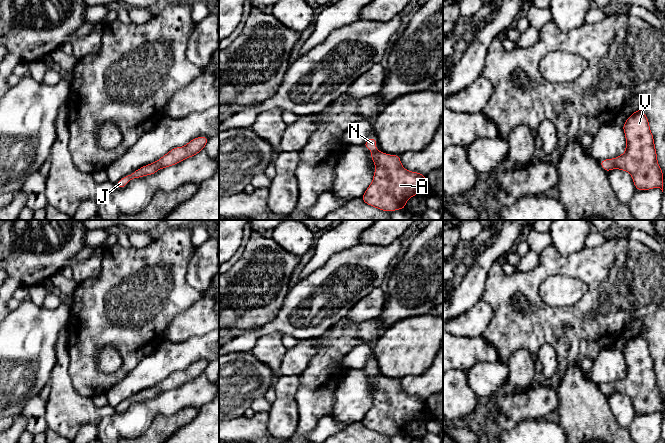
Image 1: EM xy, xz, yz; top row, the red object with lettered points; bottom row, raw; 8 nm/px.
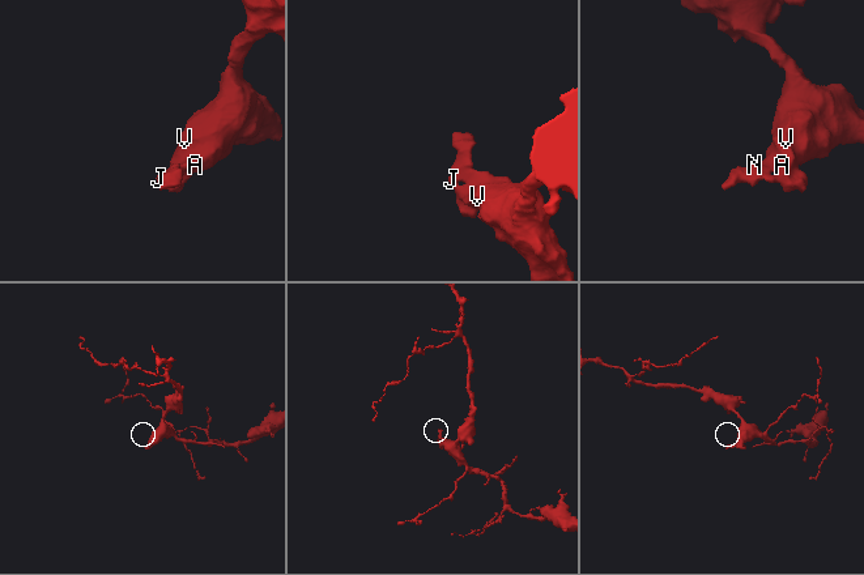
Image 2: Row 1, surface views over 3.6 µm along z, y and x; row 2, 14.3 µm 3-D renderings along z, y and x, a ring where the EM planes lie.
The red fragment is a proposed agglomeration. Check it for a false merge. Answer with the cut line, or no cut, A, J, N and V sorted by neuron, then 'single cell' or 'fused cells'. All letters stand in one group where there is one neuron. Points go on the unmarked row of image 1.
no cut; A J N V; single cell

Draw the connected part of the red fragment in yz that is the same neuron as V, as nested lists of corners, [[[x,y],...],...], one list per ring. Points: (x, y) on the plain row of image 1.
[[[641,330],[622,351],[626,362],[625,376],[616,382],[601,384],[601,391],[606,397],[614,392],[629,396],[637,414],[660,412],[663,416],[663,394],[658,389],[654,361]]]

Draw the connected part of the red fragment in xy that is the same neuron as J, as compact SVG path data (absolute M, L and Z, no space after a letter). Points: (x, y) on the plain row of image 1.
M200 360L192 363L183 371L176 371L171 373L159 384L139 392L130 399L122 401L116 407L116 411L124 412L131 403L155 398L159 393L170 391L182 386L186 382L195 380L205 372L208 364L209 363L206 360Z

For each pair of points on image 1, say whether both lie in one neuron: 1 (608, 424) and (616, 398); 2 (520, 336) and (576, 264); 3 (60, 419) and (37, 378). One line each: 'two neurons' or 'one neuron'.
1: two neurons
2: one neuron
3: two neurons

